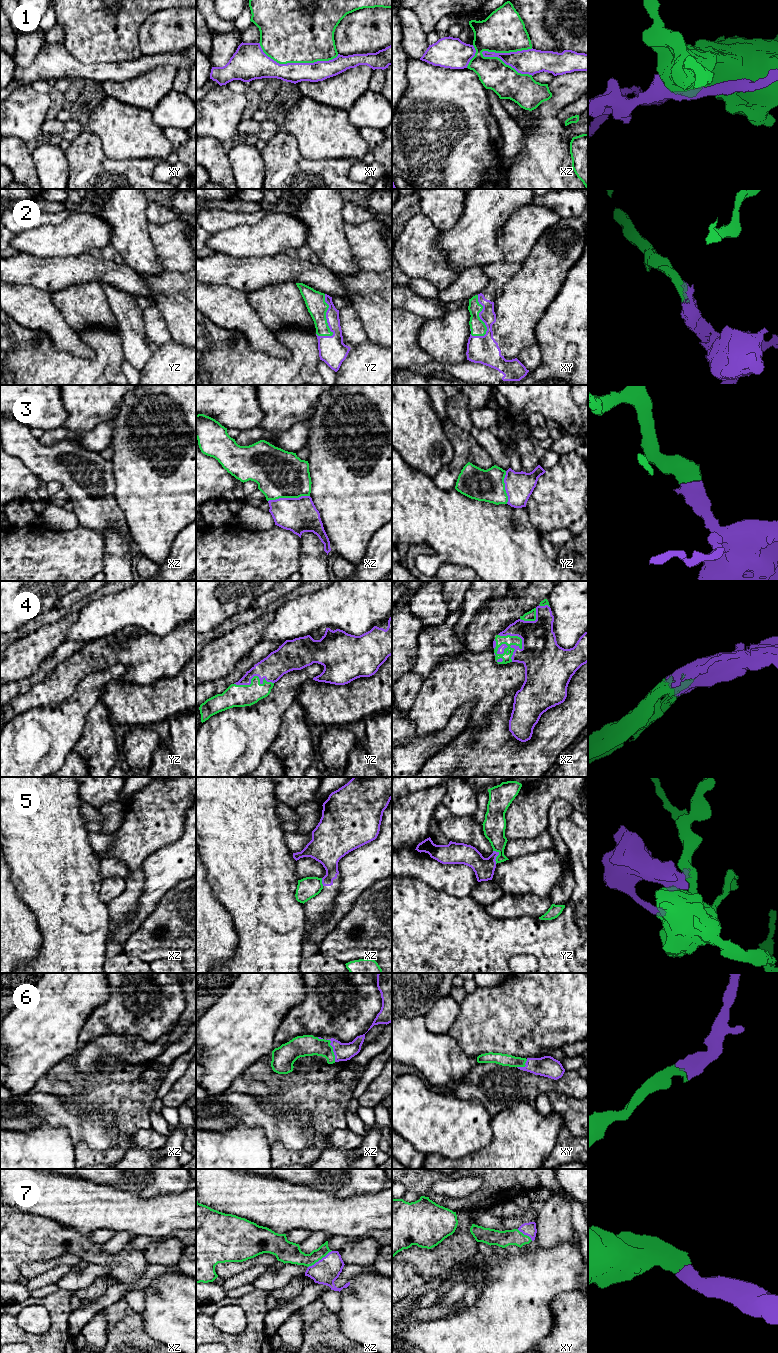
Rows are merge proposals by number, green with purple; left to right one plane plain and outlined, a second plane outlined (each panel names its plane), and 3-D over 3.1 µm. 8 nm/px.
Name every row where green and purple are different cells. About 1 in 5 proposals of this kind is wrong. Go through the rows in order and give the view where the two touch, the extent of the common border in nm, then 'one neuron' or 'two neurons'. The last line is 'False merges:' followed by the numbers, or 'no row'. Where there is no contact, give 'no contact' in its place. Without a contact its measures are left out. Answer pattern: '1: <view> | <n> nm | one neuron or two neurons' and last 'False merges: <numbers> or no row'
1: xz | 460 nm | two neurons
2: yz | 340 nm | one neuron
3: xz | 340 nm | one neuron
4: xz | 260 nm | one neuron
5: yz | 110 nm | two neurons
6: xz | 200 nm | one neuron
7: xz | 240 nm | one neuron
False merges: 1, 5

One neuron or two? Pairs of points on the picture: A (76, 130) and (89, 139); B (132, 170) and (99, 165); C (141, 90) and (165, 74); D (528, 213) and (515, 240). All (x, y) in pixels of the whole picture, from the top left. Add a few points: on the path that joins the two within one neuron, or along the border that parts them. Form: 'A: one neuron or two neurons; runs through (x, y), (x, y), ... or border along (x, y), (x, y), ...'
A: two neurons; border along (83, 130), (69, 142)
B: one neuron; runs through (124, 170), (107, 170)
C: one neuron; runs through (147, 90), (159, 80)
D: one neuron; runs through (528, 220), (528, 223), (520, 233)

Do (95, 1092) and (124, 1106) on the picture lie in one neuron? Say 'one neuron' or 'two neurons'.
one neuron

